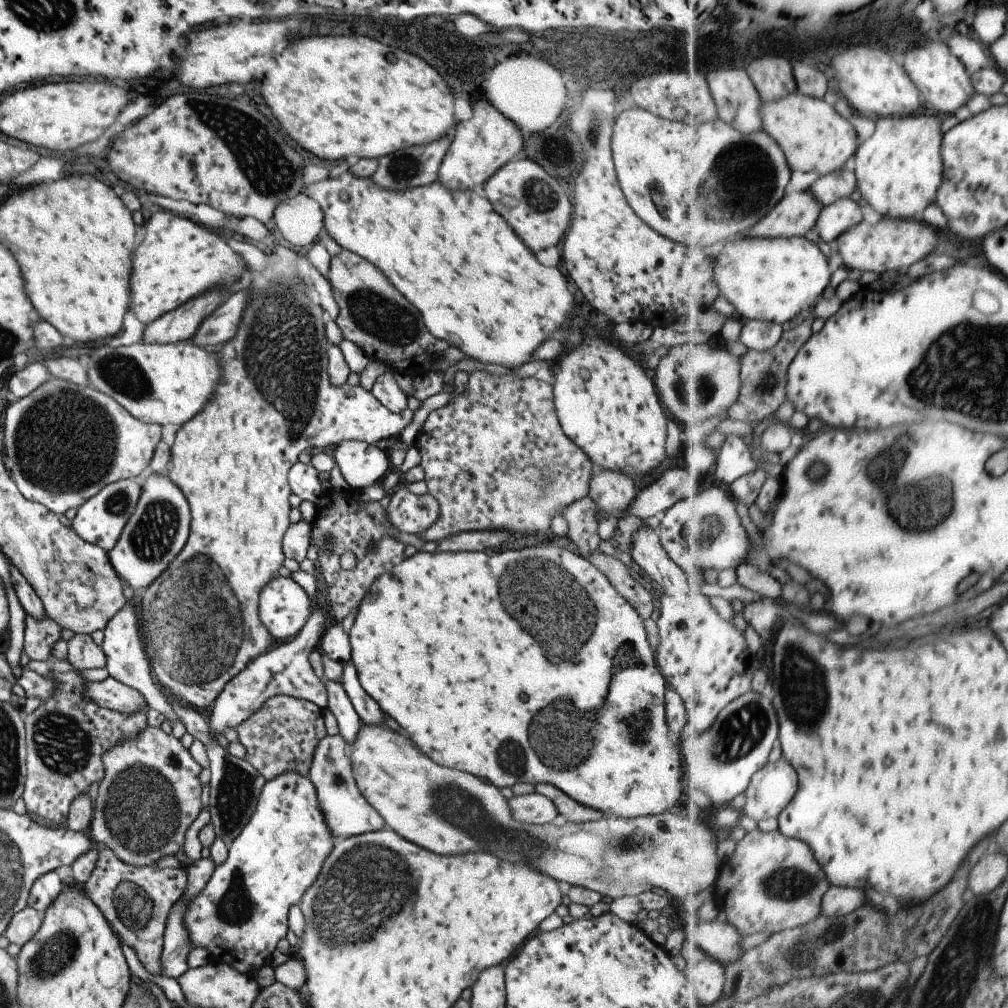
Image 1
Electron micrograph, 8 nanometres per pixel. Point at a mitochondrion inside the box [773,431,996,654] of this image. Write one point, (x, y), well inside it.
(935, 498)

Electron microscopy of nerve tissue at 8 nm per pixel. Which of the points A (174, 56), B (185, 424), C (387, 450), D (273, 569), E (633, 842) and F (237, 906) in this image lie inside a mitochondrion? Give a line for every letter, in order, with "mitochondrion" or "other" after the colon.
A: other
B: other
C: other
D: other
E: mitochondrion
F: mitochondrion

